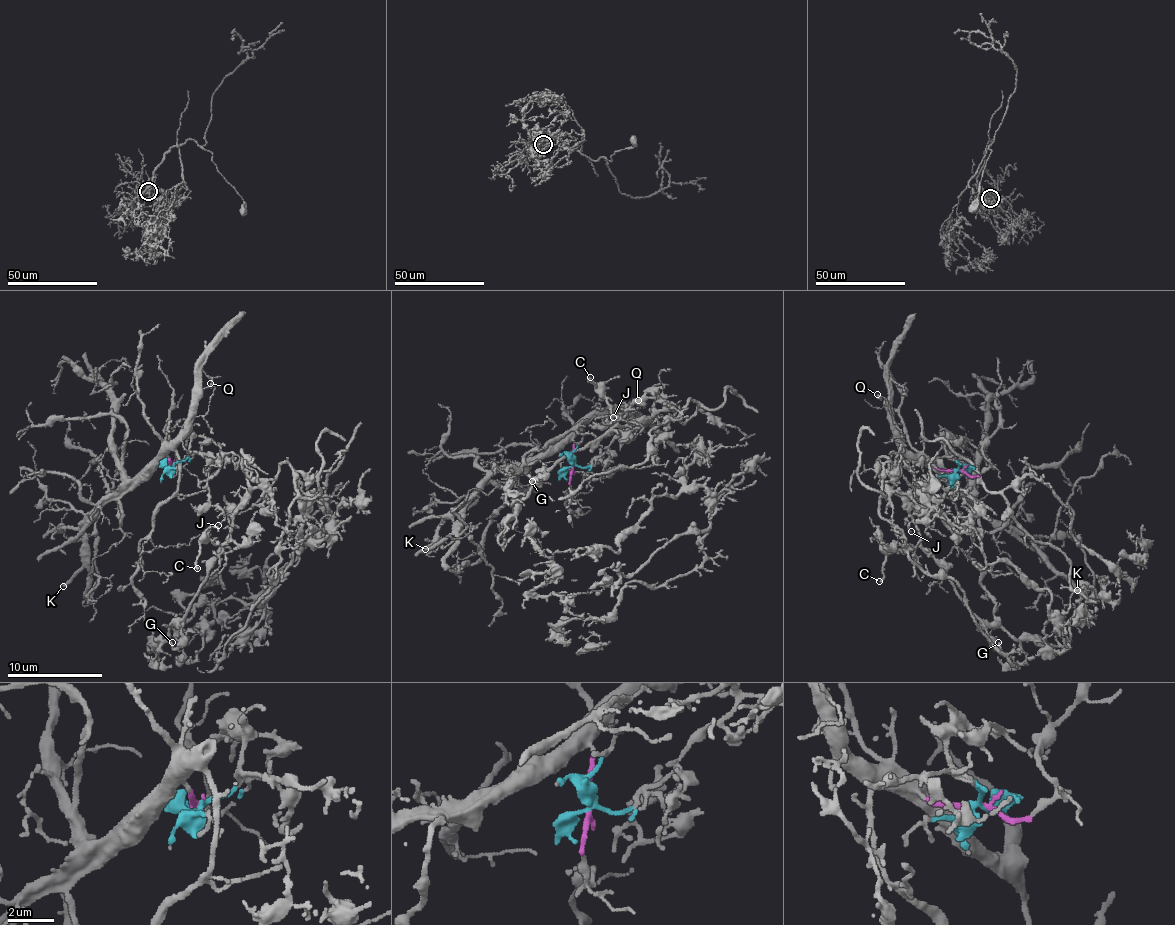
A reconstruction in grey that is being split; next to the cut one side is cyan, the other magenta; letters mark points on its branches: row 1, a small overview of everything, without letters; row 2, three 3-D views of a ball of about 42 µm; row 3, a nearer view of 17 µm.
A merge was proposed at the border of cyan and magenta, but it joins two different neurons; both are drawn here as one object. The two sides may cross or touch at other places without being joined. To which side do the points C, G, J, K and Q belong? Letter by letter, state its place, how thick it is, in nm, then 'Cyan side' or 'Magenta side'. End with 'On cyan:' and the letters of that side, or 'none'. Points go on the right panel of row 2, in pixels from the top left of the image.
C: Place: (879, 581). Thickness 180 nm. Cyan side
G: Place: (998, 642). Thickness 180 nm. Cyan side
J: Place: (911, 531). Thickness 120 nm. Cyan side
K: Place: (1077, 590). Thickness 240 nm. Magenta side
Q: Place: (877, 394). Thickness 150 nm. Magenta side
On cyan: C, G, J

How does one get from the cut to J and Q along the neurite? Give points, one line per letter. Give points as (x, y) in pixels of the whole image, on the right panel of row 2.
J: (959, 472), (959, 465), (947, 457), (905, 461), (902, 475), (918, 500), (917, 511), (908, 517), (911, 532)
Q: (959, 470), (921, 463), (898, 440), (894, 412), (876, 394)

